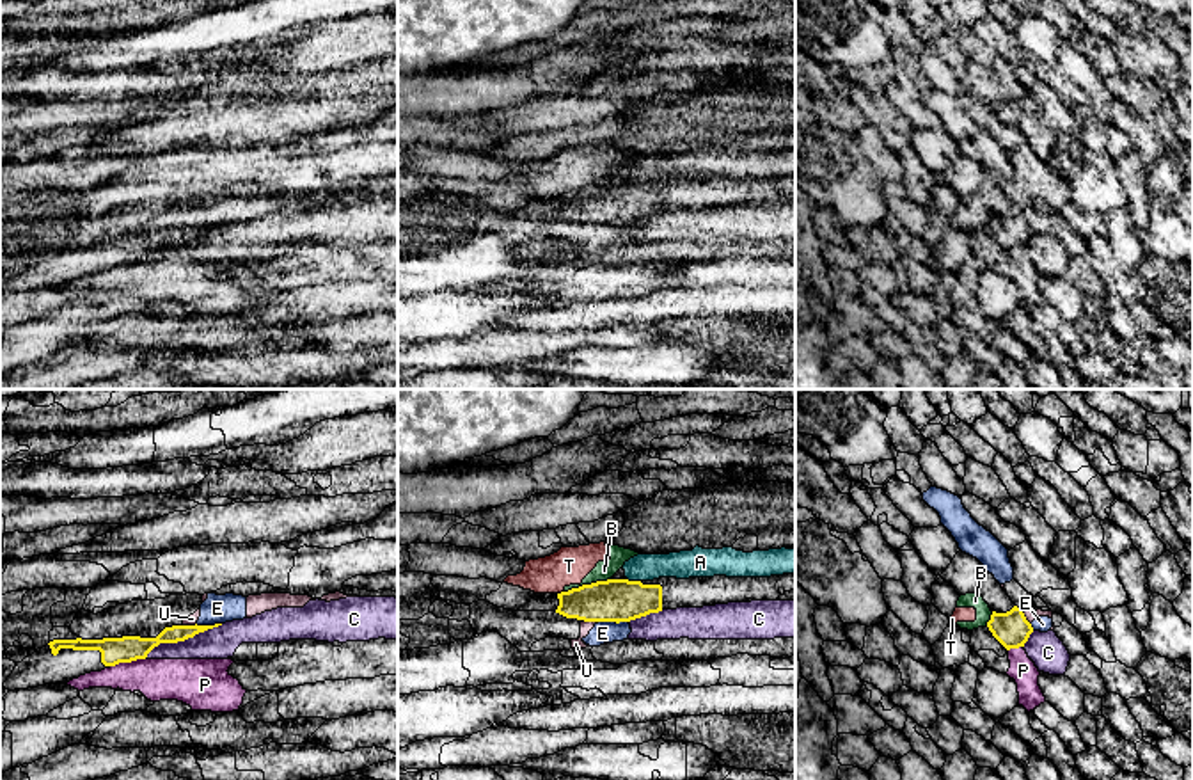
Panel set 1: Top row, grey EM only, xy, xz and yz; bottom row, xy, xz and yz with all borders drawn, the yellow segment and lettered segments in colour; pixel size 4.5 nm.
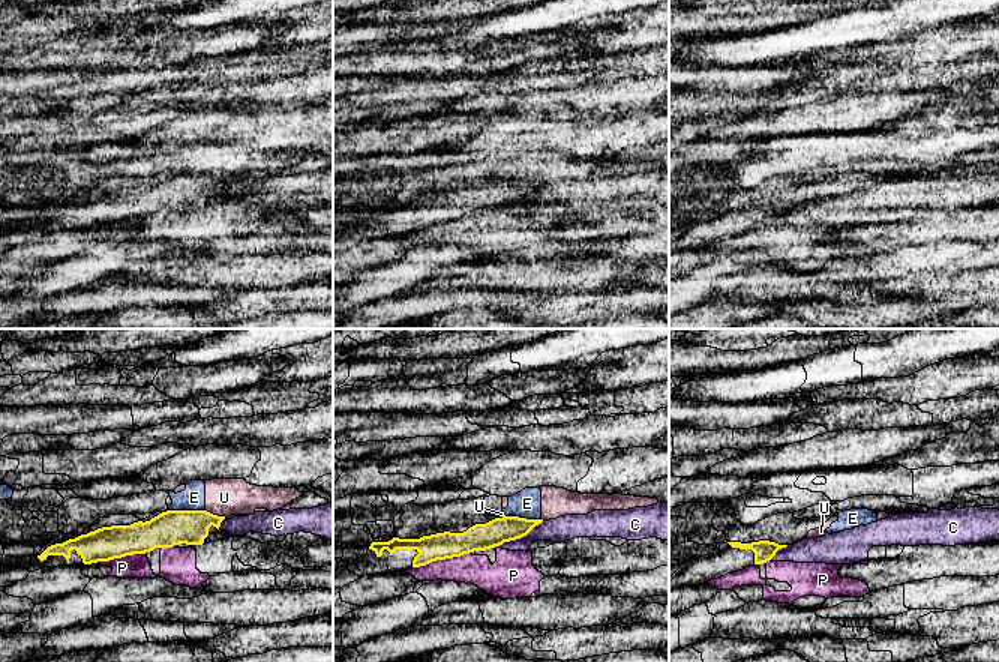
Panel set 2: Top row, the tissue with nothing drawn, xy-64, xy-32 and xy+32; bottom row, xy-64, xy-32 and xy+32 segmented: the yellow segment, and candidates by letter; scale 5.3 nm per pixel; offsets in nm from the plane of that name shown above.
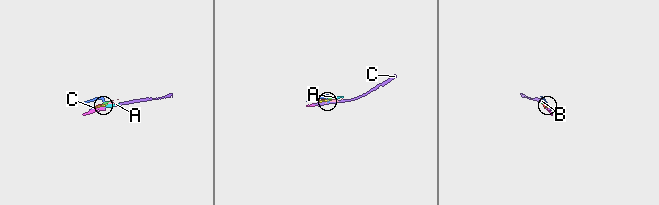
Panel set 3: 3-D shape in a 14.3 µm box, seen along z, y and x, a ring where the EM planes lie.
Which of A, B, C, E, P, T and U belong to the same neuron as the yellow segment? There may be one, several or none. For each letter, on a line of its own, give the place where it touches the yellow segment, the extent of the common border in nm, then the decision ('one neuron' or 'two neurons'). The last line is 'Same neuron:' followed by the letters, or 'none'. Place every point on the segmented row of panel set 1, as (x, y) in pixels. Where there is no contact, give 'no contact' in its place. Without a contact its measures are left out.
A: xz (634, 581) | 70 nm | two neurons
B: xz (586, 585) | 240 nm | two neurons
C: xy (183, 640) | 400 nm | two neurons
E: xz (613, 620) | 140 nm | two neurons
P: xy (126, 661) | 170 nm | two neurons
T: xz (561, 592) | 30 nm | two neurons
U: xz (590, 620) | 70 nm | two neurons
Same neuron: none

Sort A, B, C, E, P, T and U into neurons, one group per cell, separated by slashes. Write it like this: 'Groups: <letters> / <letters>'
Groups: A / B T / C / E / P / U

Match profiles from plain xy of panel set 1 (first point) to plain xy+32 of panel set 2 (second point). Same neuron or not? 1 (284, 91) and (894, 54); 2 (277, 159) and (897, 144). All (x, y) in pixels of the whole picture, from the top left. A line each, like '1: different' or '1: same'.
1: different
2: same

